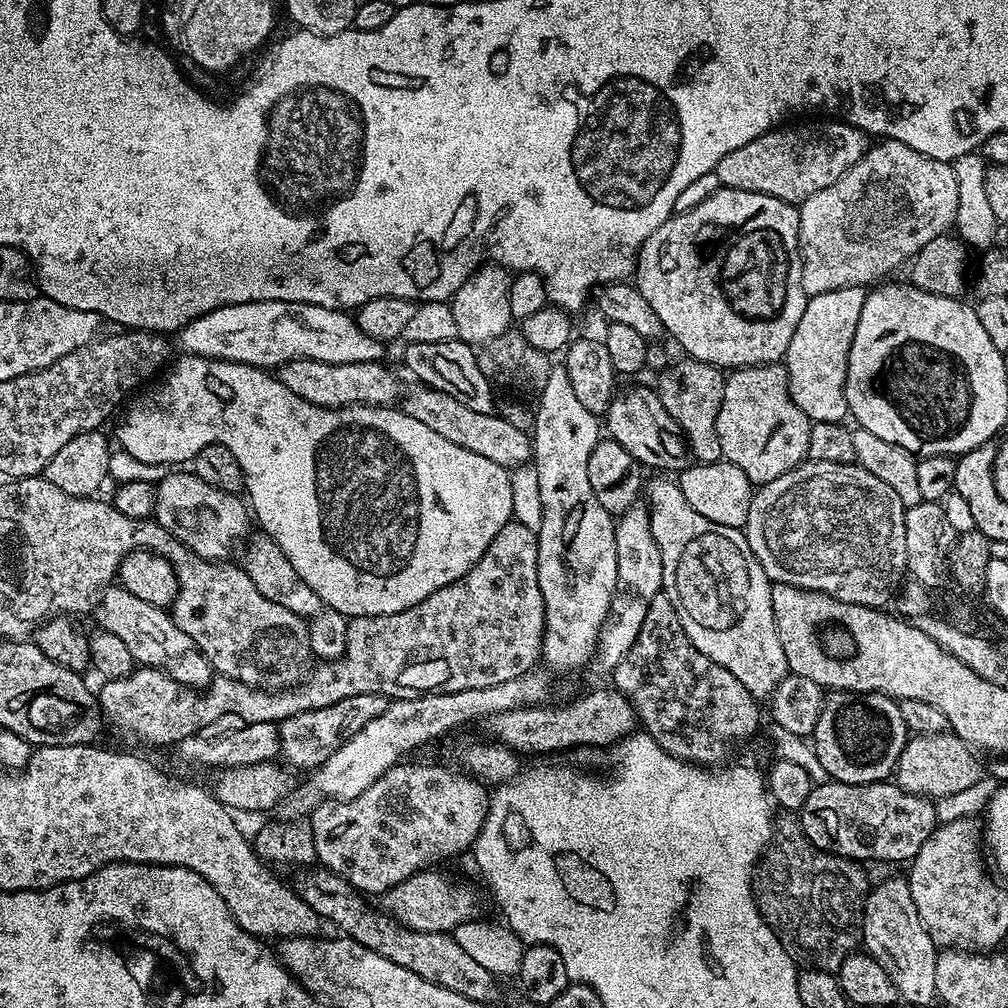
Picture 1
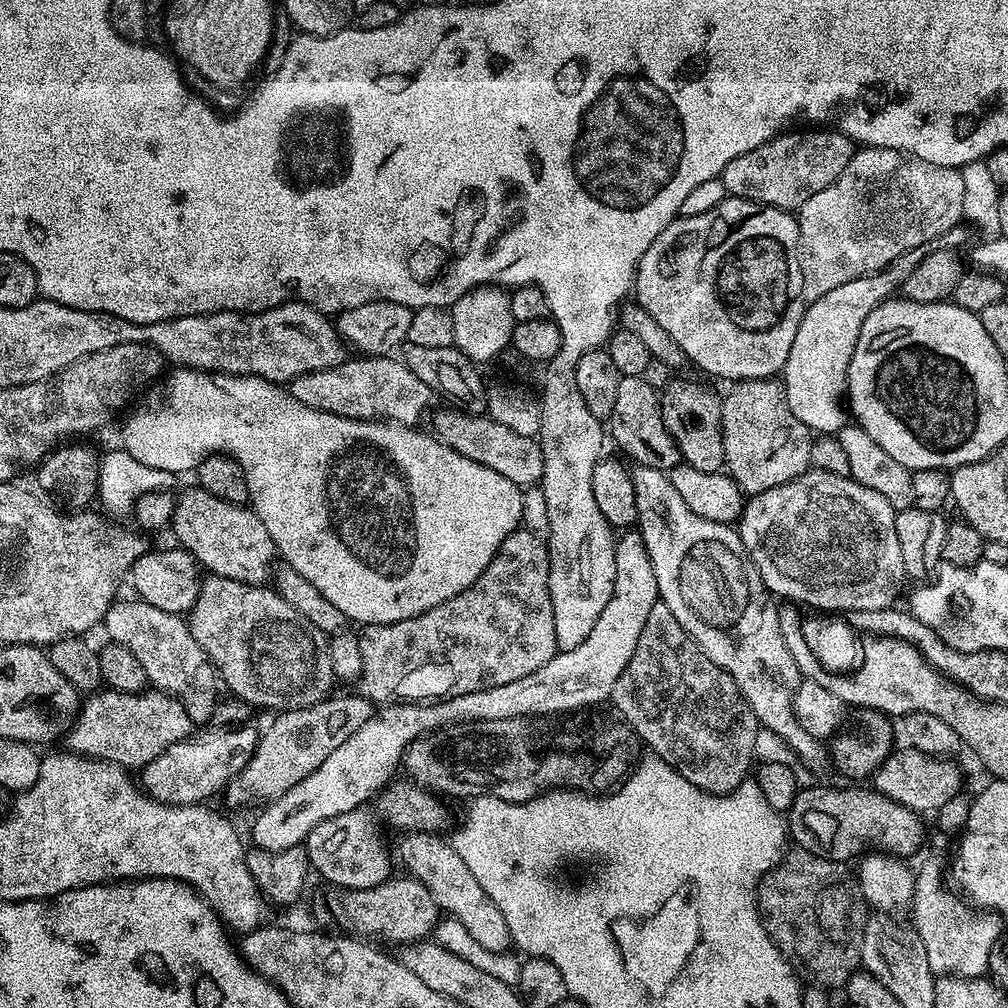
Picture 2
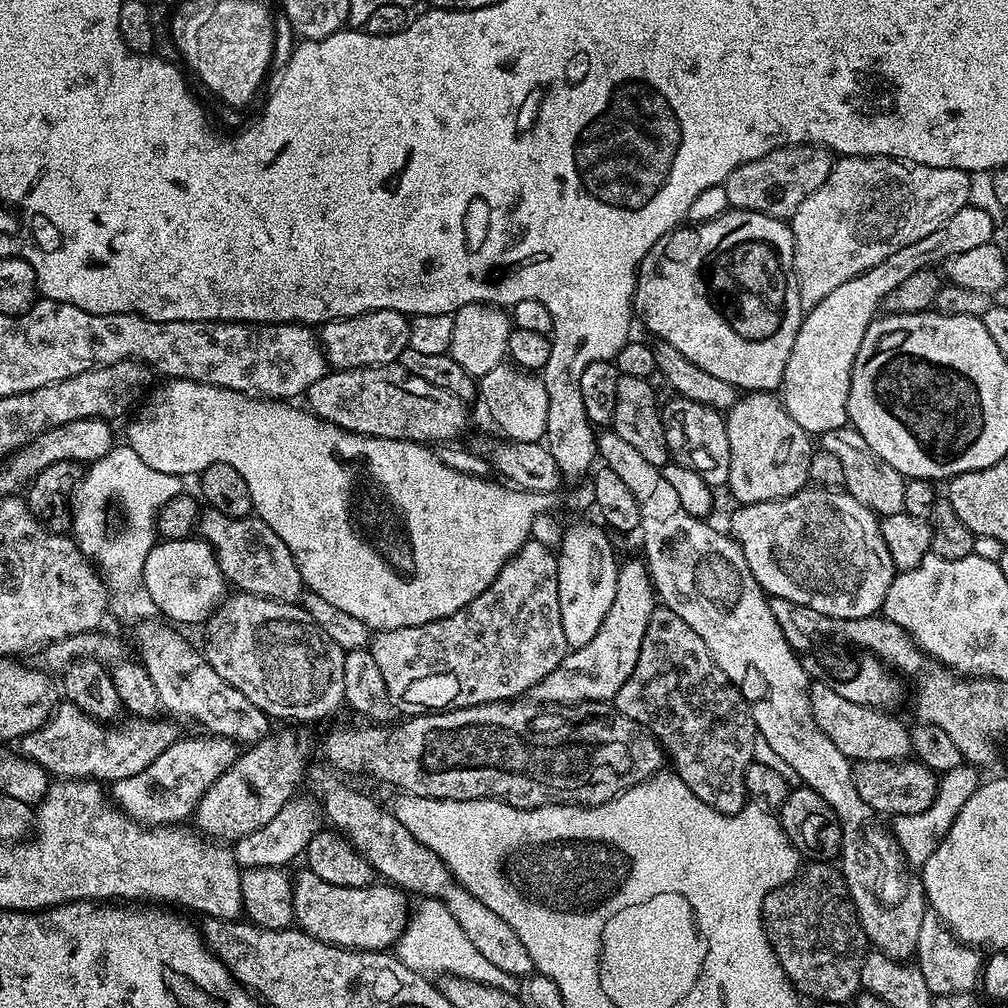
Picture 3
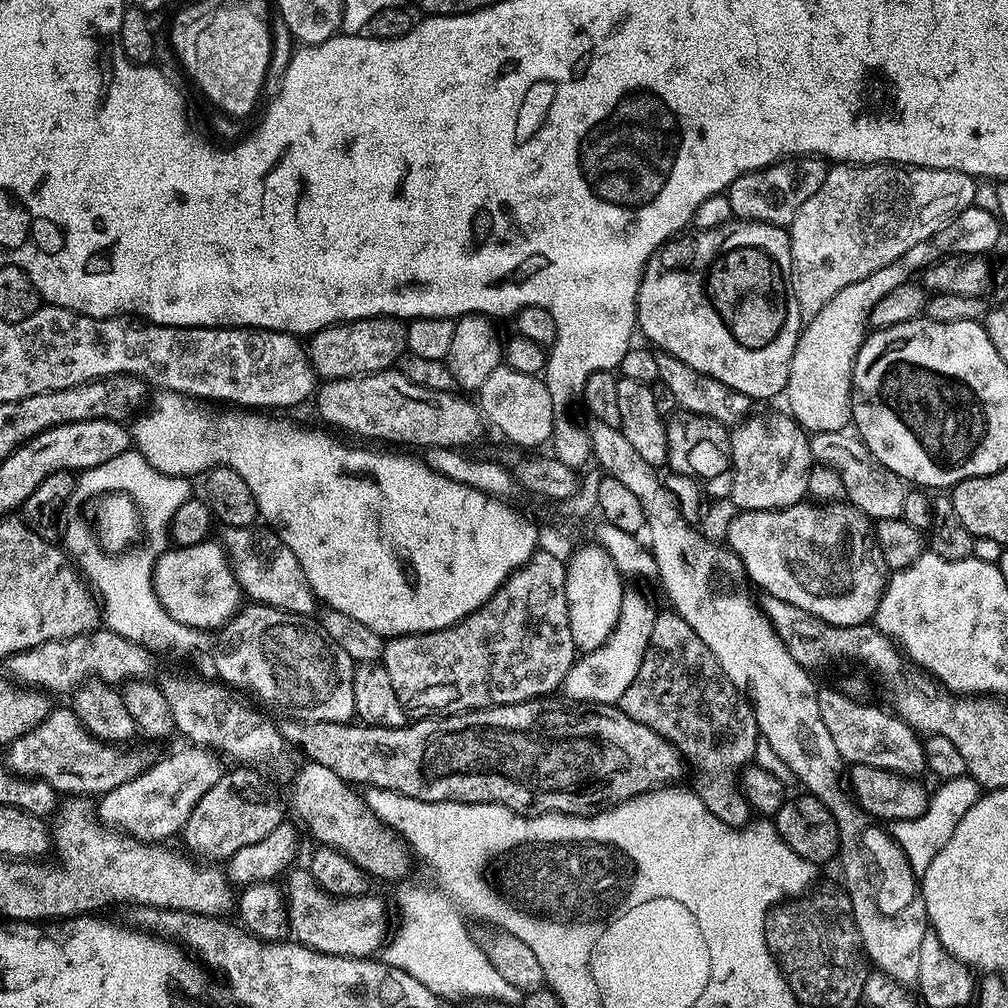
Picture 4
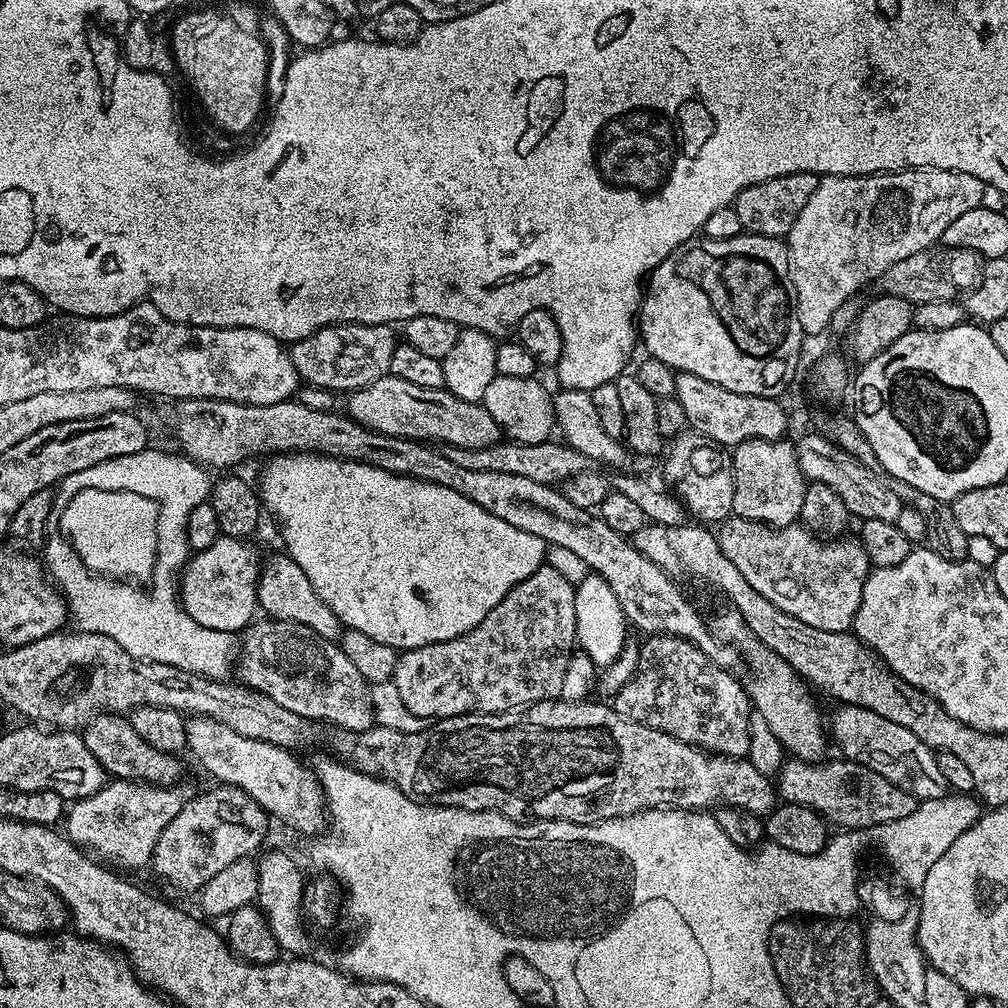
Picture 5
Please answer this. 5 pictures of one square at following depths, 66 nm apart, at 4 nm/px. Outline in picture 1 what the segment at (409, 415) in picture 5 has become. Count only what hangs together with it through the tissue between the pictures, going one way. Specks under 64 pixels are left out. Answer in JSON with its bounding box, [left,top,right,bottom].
[278,360,396,408]

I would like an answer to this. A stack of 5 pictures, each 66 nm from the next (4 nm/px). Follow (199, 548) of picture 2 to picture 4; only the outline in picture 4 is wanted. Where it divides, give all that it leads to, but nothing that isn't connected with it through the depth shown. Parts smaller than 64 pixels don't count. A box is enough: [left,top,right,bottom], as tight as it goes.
[222,526,318,616]

